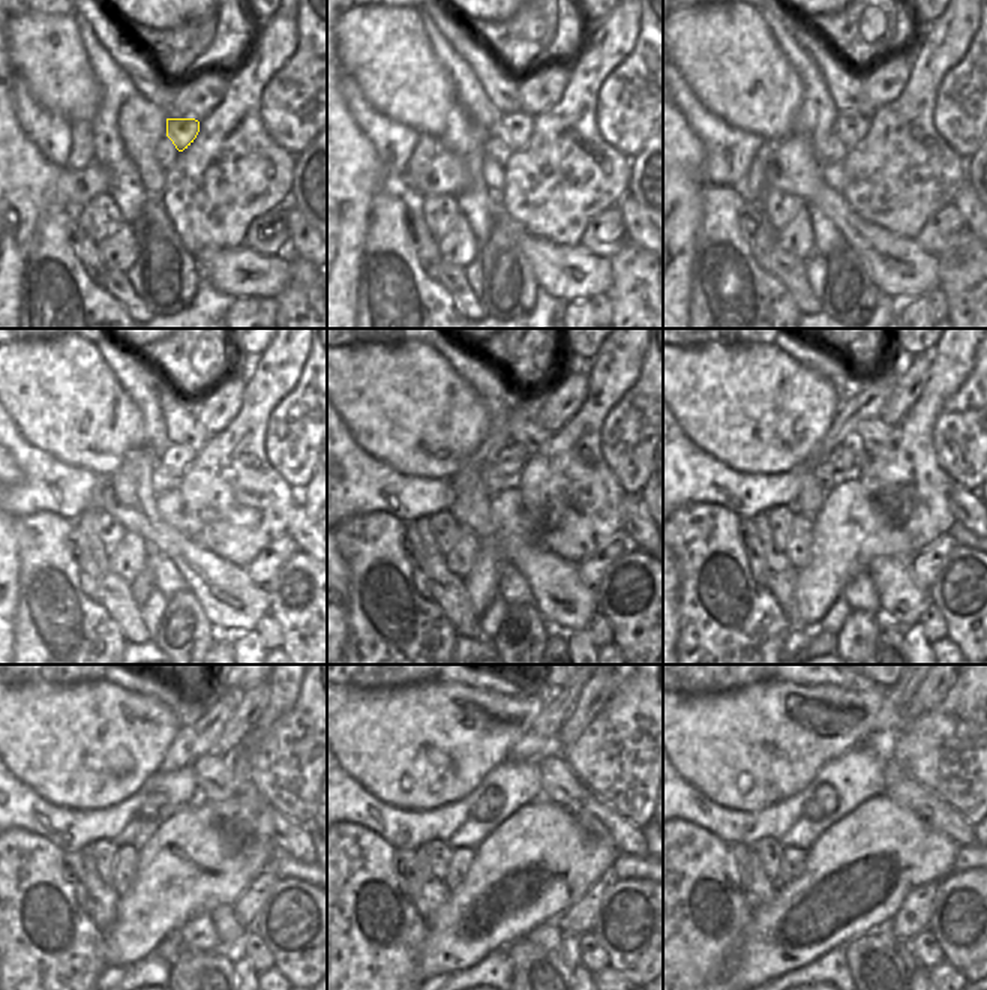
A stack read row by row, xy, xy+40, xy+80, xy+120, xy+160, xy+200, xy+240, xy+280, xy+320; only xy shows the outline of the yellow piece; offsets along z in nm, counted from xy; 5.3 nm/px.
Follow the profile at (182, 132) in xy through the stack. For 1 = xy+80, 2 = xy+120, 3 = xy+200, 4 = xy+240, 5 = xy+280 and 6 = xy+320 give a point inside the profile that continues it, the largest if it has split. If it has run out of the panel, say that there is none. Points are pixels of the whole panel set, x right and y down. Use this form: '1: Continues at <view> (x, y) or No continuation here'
1: Continues at xy+80 (849, 126)
2: Continues at xy+120 (176, 459)
3: Continues at xy+200 (845, 461)
4: Continues at xy+240 (156, 798)
5: Continues at xy+280 (492, 797)
6: Continues at xy+320 (825, 795).

